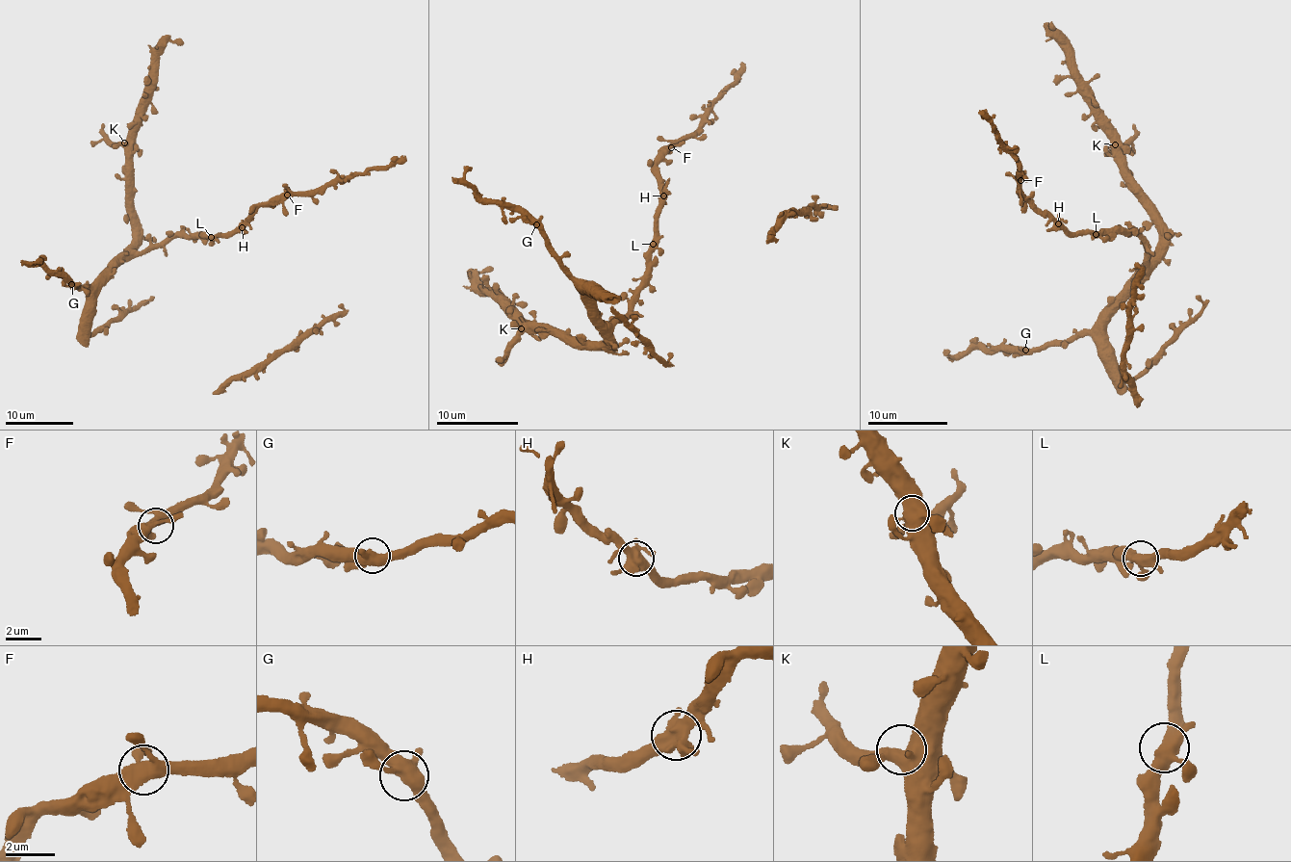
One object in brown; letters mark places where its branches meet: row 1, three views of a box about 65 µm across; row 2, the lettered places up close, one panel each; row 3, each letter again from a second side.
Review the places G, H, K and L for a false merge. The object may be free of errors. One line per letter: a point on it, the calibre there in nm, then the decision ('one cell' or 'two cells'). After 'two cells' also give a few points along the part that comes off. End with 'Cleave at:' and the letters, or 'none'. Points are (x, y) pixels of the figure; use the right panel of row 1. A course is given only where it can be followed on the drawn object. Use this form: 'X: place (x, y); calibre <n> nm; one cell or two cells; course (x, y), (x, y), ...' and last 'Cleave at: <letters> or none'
G: place (1025, 350); calibre 480 nm; one cell
H: place (1058, 223); calibre 500 nm; one cell
K: place (1115, 144); calibre 480 nm; one cell
L: place (1096, 234); calibre 440 nm; one cell
Cleave at: none

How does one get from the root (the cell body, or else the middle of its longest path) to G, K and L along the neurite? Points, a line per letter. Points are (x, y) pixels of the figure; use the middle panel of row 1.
G: (638, 284), (638, 297), (626, 315), (610, 323), (594, 320), (588, 314), (574, 281), (562, 271), (536, 224)
K: (638, 284), (635, 302), (609, 324), (608, 336), (598, 344), (579, 344), (521, 328)
L: (638, 284), (649, 269), (649, 250), (653, 244)

